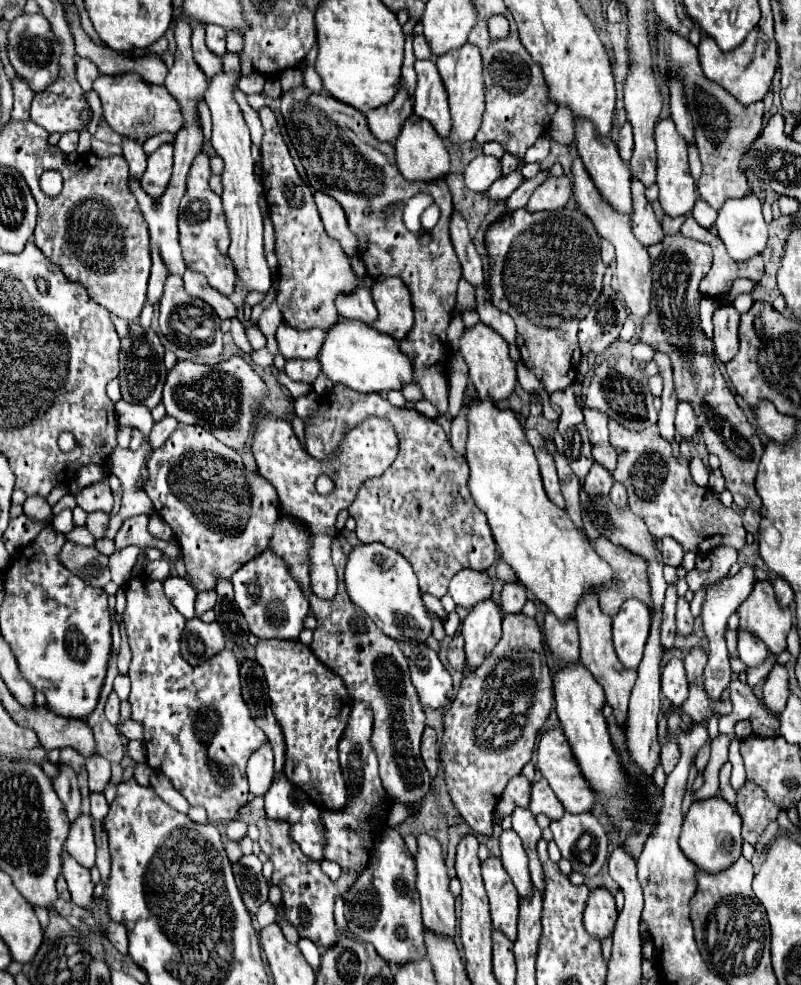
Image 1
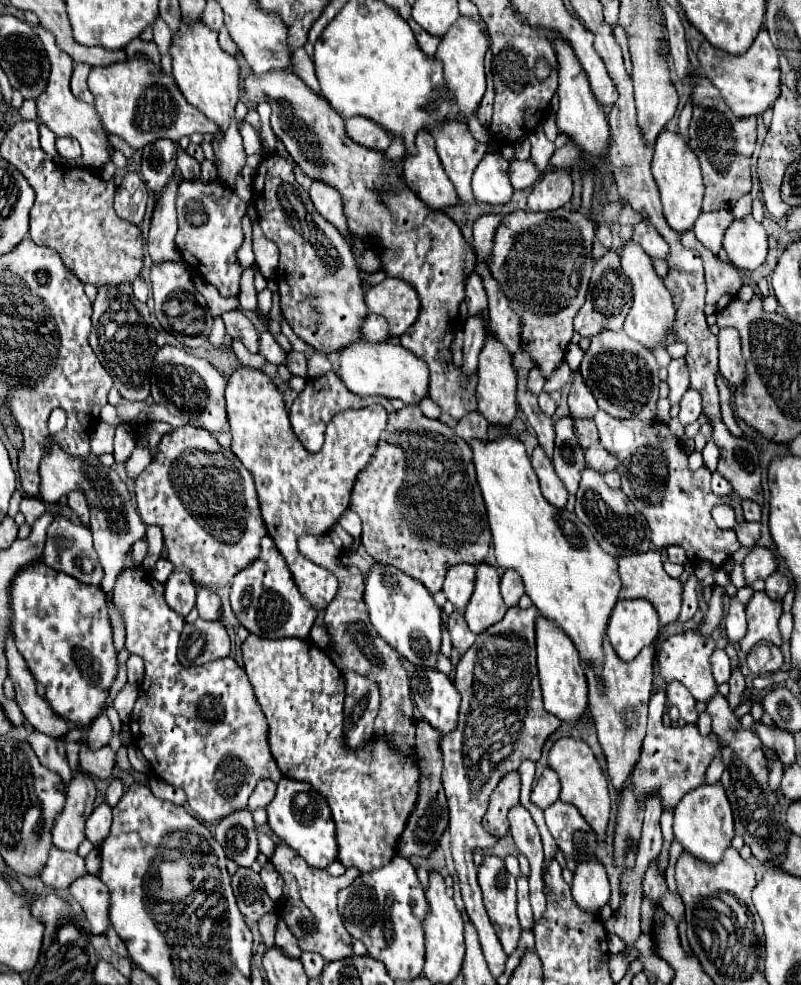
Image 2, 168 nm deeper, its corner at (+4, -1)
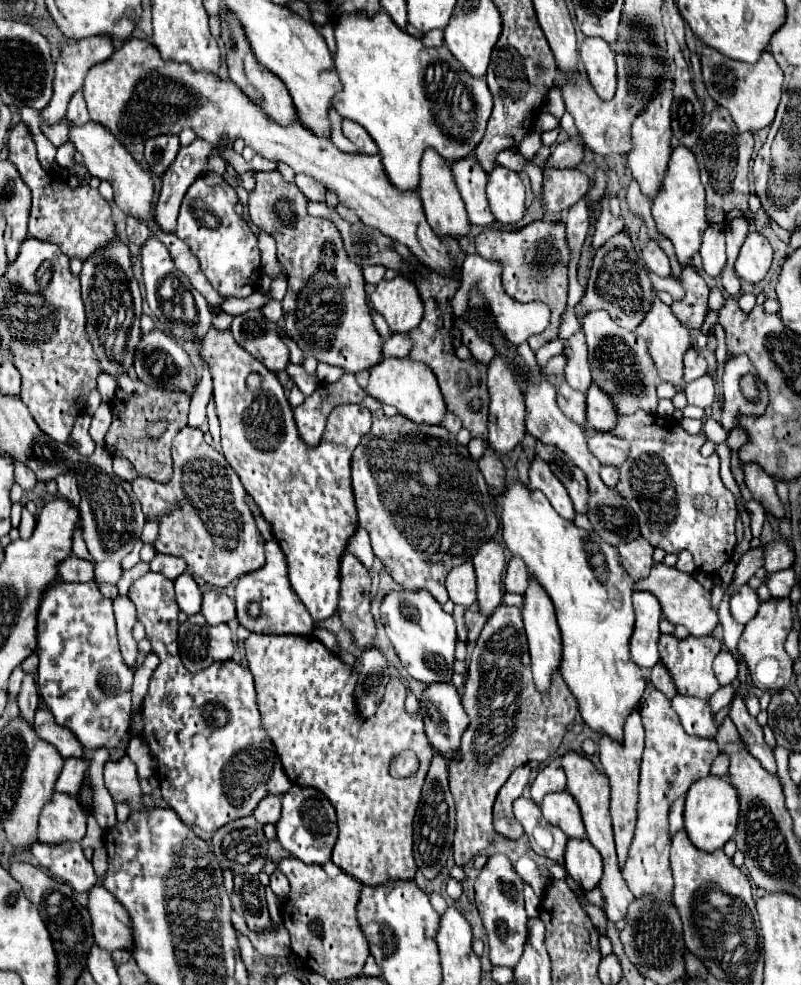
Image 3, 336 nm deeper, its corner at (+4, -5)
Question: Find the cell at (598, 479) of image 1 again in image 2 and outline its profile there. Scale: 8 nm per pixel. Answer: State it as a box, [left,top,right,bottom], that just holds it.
[586,442,618,474]

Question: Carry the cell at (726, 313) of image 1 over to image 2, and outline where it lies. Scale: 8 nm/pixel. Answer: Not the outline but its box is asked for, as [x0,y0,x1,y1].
[720,330,746,386]

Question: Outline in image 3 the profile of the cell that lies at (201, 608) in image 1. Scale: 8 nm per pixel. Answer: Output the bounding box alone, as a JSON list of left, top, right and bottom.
[202,590,236,624]

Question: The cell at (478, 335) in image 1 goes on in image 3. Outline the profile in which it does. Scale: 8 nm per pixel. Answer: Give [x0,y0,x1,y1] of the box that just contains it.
[488,354,524,452]

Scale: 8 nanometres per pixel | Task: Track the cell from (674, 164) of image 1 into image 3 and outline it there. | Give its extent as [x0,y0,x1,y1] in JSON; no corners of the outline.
[652,146,708,266]

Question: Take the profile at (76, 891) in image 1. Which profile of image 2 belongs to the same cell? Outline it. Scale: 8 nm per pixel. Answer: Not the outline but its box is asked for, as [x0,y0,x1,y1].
[70,876,110,936]

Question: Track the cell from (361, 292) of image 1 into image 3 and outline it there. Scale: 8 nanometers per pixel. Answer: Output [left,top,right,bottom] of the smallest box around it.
[382,334,412,358]

